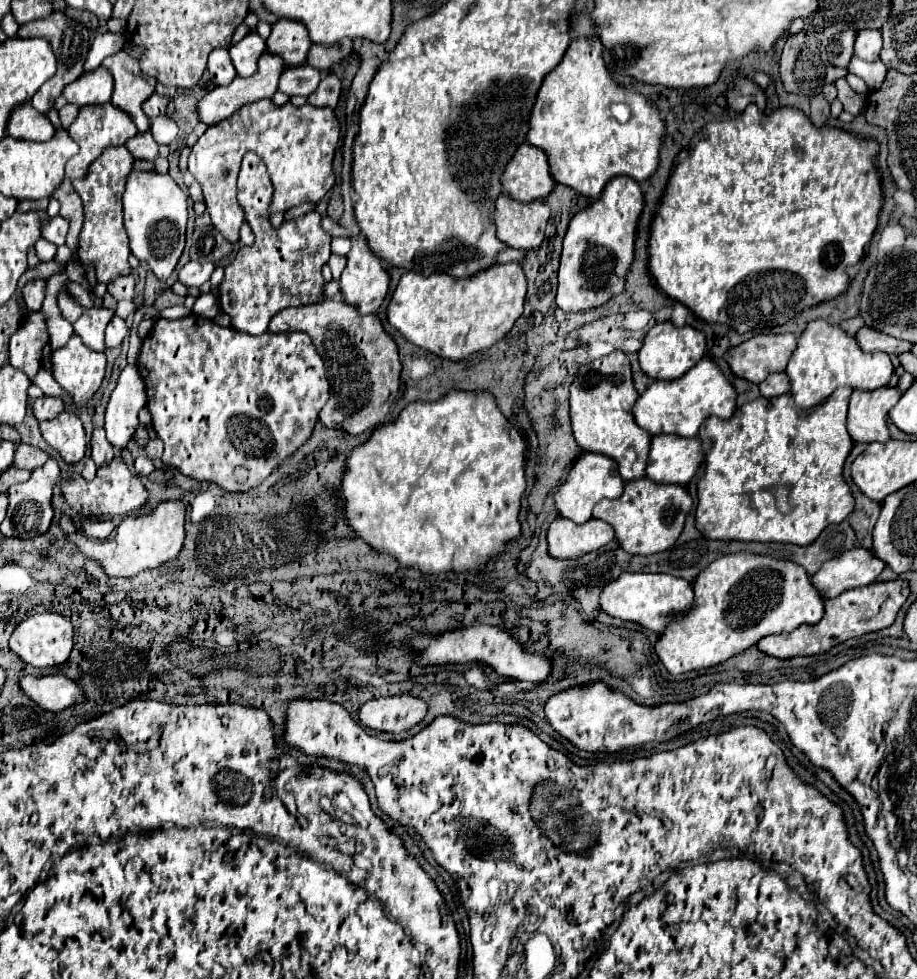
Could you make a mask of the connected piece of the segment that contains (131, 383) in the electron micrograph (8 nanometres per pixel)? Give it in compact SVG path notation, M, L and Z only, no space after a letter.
M125 366L105 412L107 440L115 448L125 448L139 426L137 414L147 404L143 398L143 386L145 382L139 376L137 366Z

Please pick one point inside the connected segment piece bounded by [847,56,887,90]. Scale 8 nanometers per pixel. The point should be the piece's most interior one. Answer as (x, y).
(872, 72)

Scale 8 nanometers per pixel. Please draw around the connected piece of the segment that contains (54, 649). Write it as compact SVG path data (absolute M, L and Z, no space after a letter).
M55 612L33 614L15 628L15 632L11 636L11 650L31 666L39 666L39 668L41 666L59 666L69 658L69 654L73 650L73 632L75 632L73 624L61 614L55 614Z

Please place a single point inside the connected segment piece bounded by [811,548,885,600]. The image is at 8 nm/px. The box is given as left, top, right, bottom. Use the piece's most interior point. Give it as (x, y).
(856, 567)

